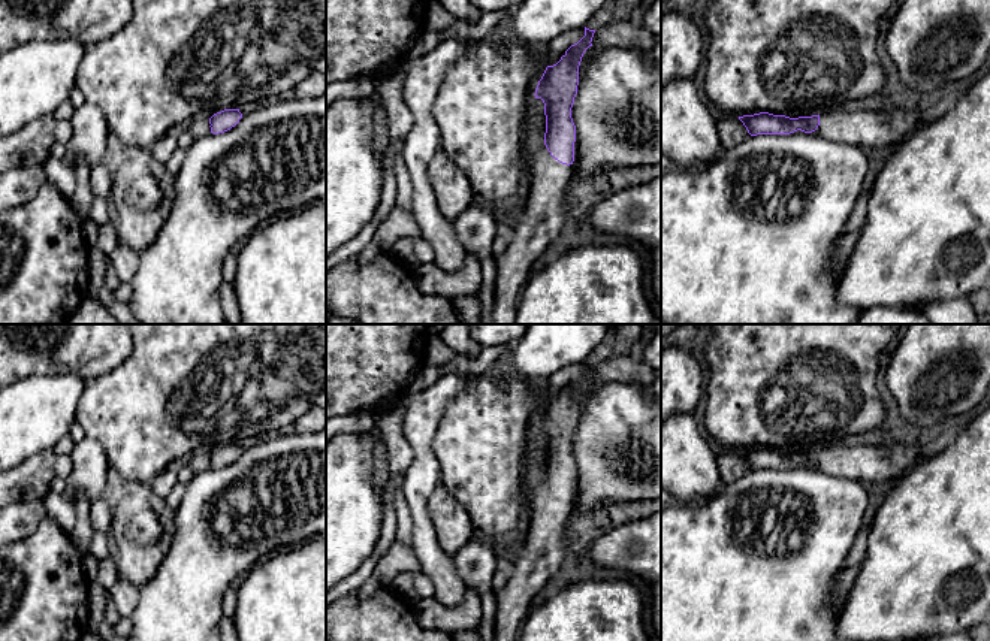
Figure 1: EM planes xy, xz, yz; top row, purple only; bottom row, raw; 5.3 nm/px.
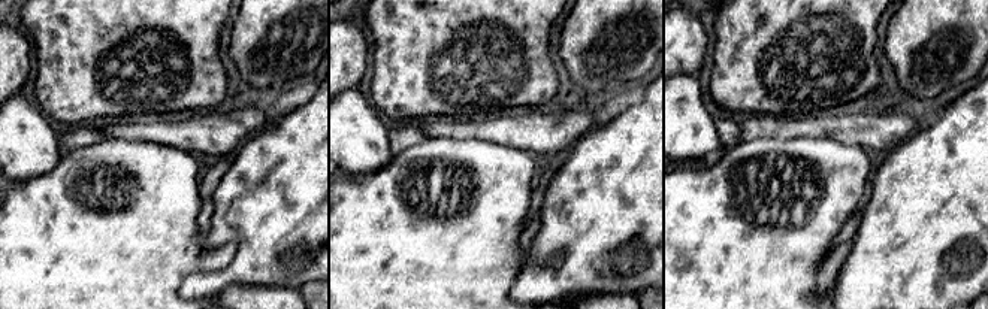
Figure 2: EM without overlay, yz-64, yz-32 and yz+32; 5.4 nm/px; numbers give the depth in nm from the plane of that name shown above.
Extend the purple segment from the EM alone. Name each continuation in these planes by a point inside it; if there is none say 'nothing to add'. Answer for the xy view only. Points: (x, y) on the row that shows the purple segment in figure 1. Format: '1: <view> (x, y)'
1: xy (199, 127)

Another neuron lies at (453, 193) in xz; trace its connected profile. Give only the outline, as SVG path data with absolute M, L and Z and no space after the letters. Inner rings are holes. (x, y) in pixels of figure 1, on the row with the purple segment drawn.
M443 148L429 161L428 173L438 209L447 220L453 221L476 202L465 173Z

